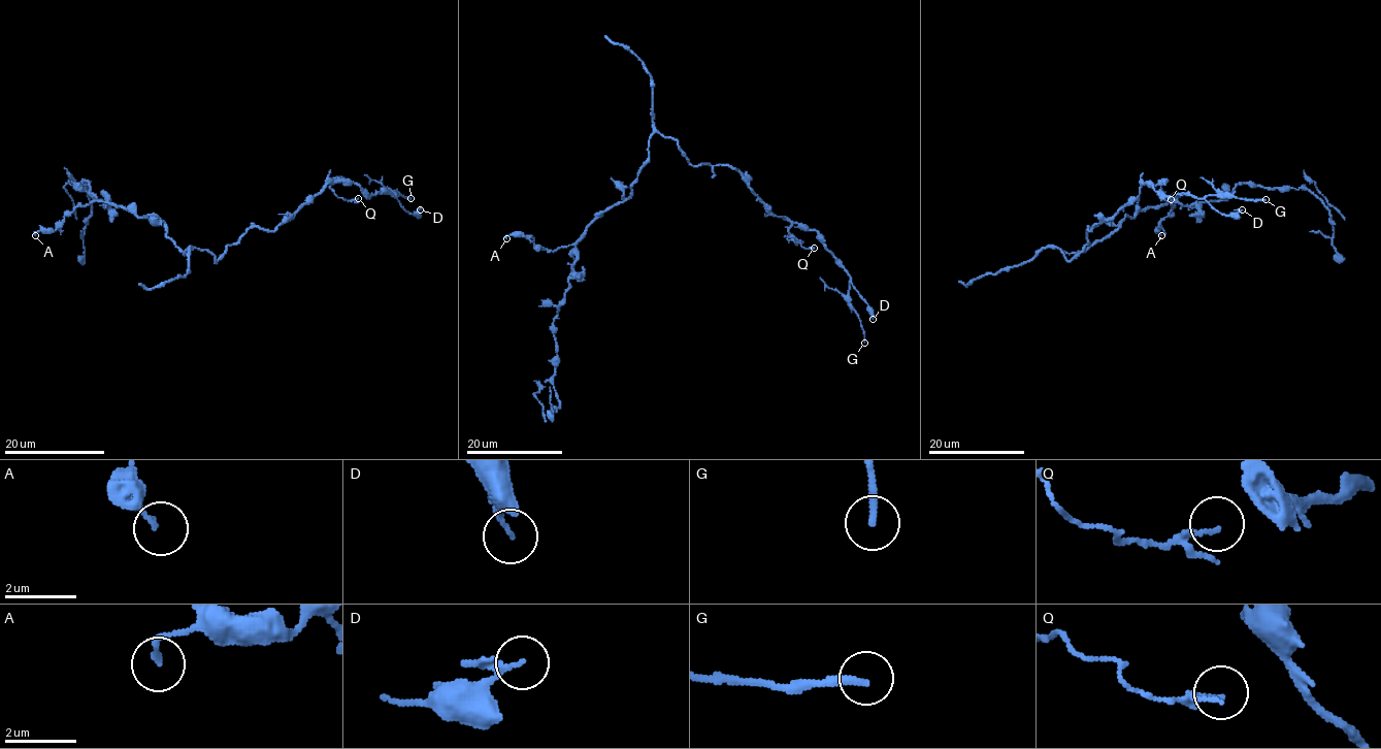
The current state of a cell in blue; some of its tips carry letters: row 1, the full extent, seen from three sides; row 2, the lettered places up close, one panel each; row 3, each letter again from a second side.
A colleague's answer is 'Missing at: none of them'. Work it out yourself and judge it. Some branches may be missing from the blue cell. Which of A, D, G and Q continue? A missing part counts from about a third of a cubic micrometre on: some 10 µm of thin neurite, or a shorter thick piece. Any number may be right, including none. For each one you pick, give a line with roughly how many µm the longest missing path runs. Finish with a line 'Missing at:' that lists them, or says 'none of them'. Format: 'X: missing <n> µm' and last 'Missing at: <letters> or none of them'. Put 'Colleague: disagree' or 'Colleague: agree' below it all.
Missing at: none of them
Colleague: agree

